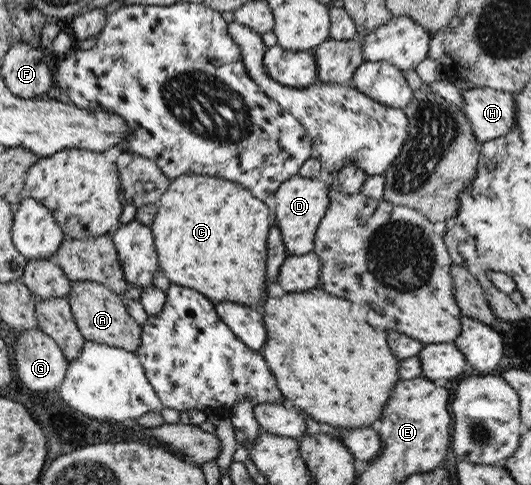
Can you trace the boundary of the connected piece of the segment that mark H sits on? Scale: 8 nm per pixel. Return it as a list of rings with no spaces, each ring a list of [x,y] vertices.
[[[489,88],[461,91],[463,104],[459,110],[467,117],[473,137],[486,142],[508,133],[515,124],[515,98],[513,93]]]

